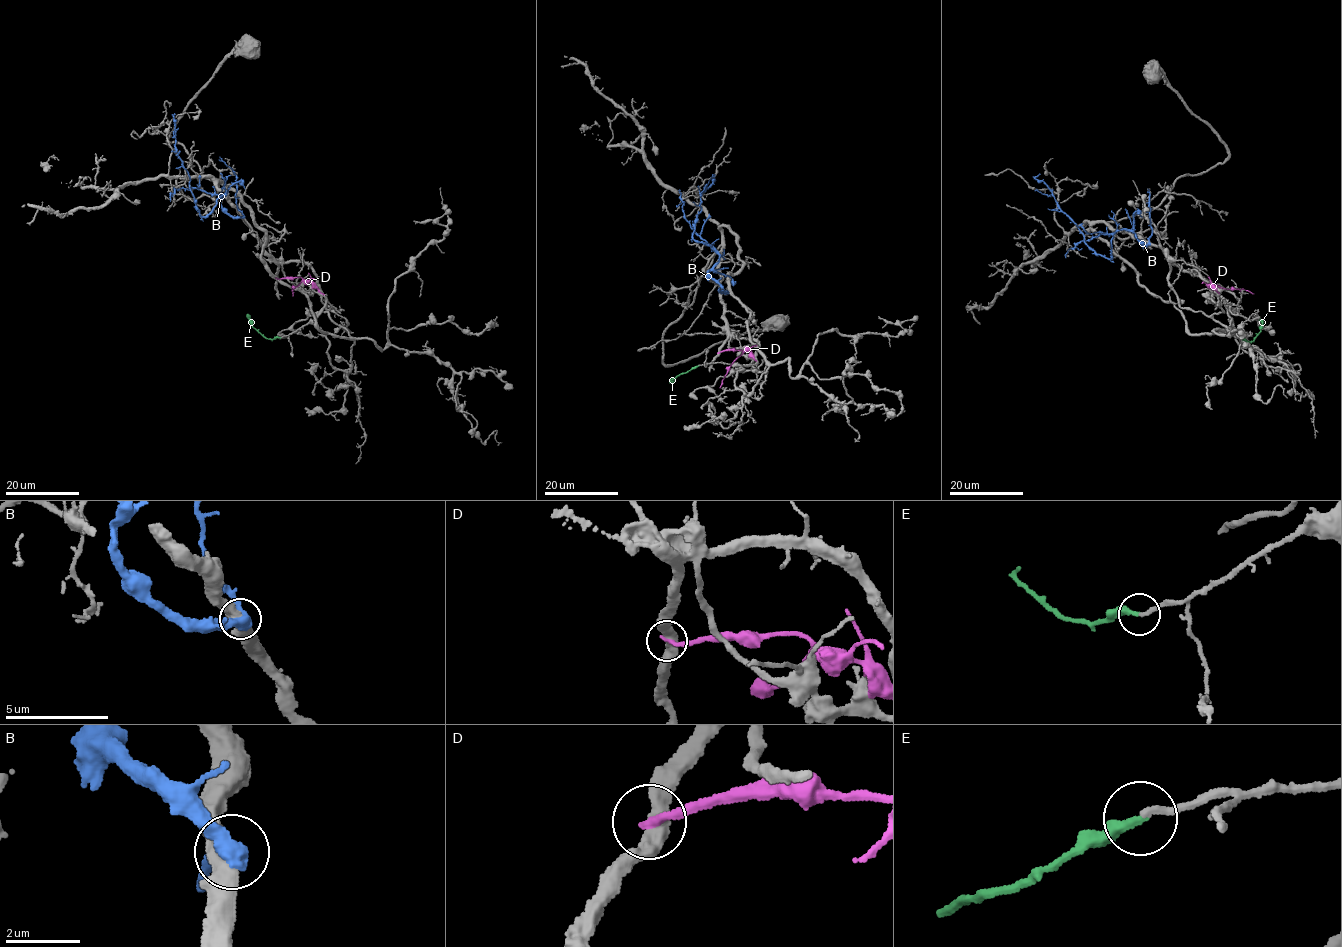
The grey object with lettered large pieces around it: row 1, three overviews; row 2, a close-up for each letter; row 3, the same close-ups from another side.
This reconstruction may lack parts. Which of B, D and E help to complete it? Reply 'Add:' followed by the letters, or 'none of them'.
Add: E

